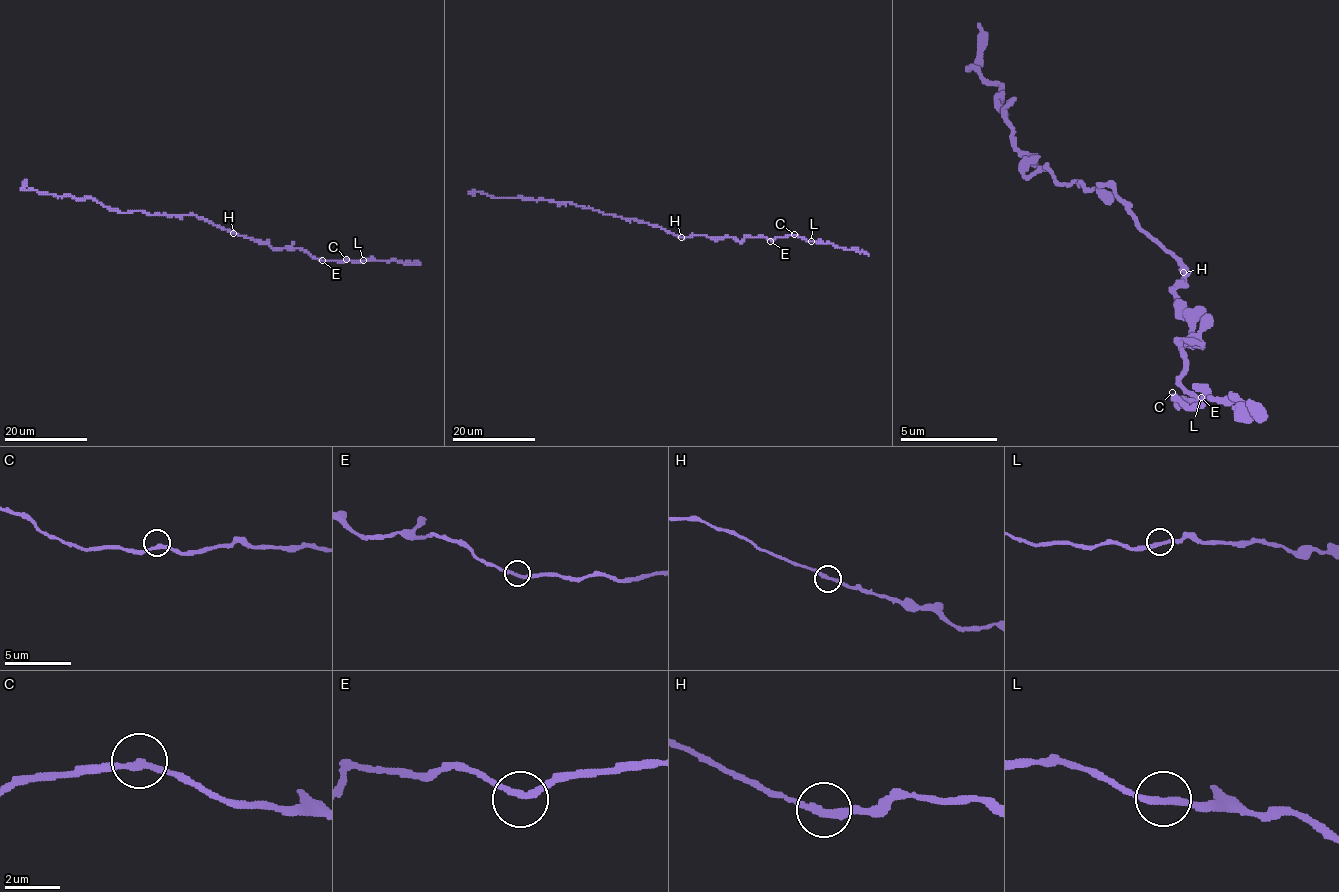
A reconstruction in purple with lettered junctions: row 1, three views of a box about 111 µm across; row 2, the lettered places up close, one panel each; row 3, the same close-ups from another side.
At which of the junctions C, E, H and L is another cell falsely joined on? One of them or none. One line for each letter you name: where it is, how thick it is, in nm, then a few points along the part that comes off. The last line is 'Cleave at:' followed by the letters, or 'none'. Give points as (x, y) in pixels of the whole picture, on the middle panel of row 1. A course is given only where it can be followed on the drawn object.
Cleave at: none

